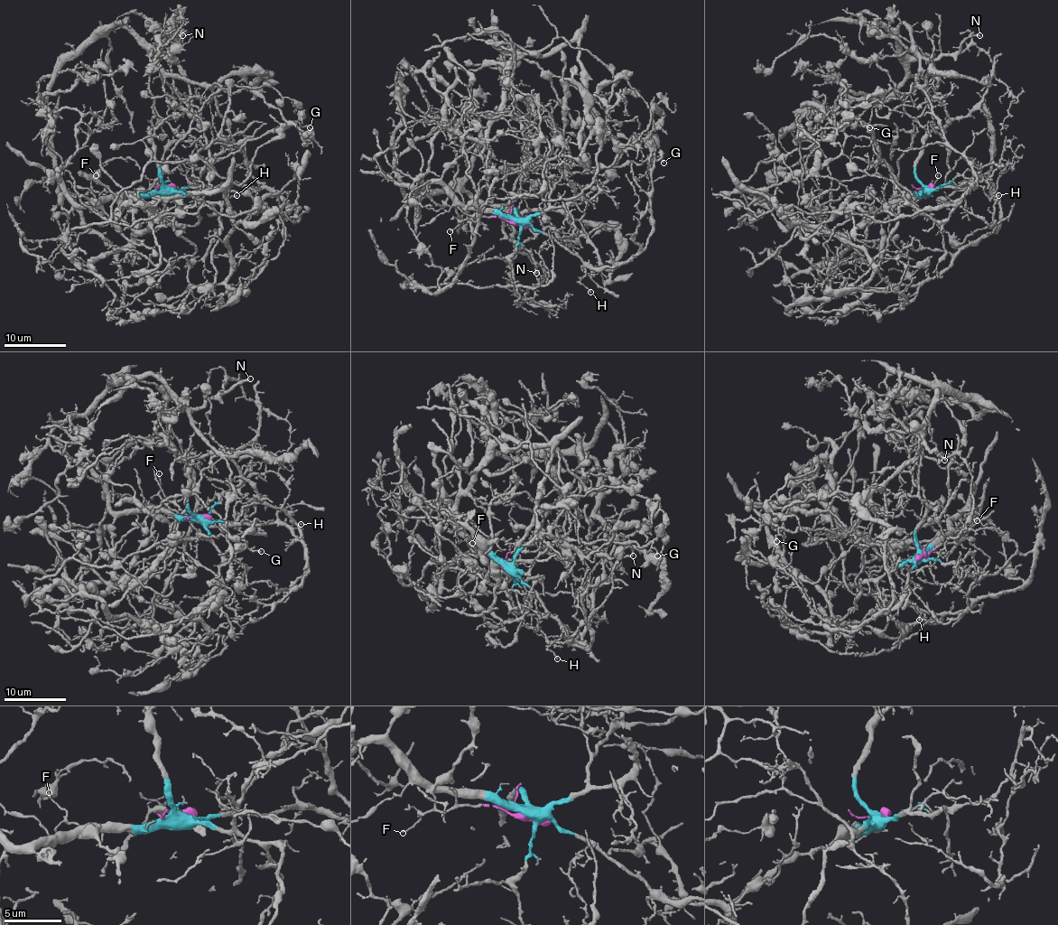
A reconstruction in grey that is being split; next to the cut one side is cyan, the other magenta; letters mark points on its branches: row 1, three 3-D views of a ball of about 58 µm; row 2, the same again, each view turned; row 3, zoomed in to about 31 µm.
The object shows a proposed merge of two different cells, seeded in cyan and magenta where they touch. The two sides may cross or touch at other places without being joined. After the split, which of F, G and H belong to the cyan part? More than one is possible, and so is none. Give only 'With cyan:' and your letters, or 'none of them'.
With cyan: G, H

